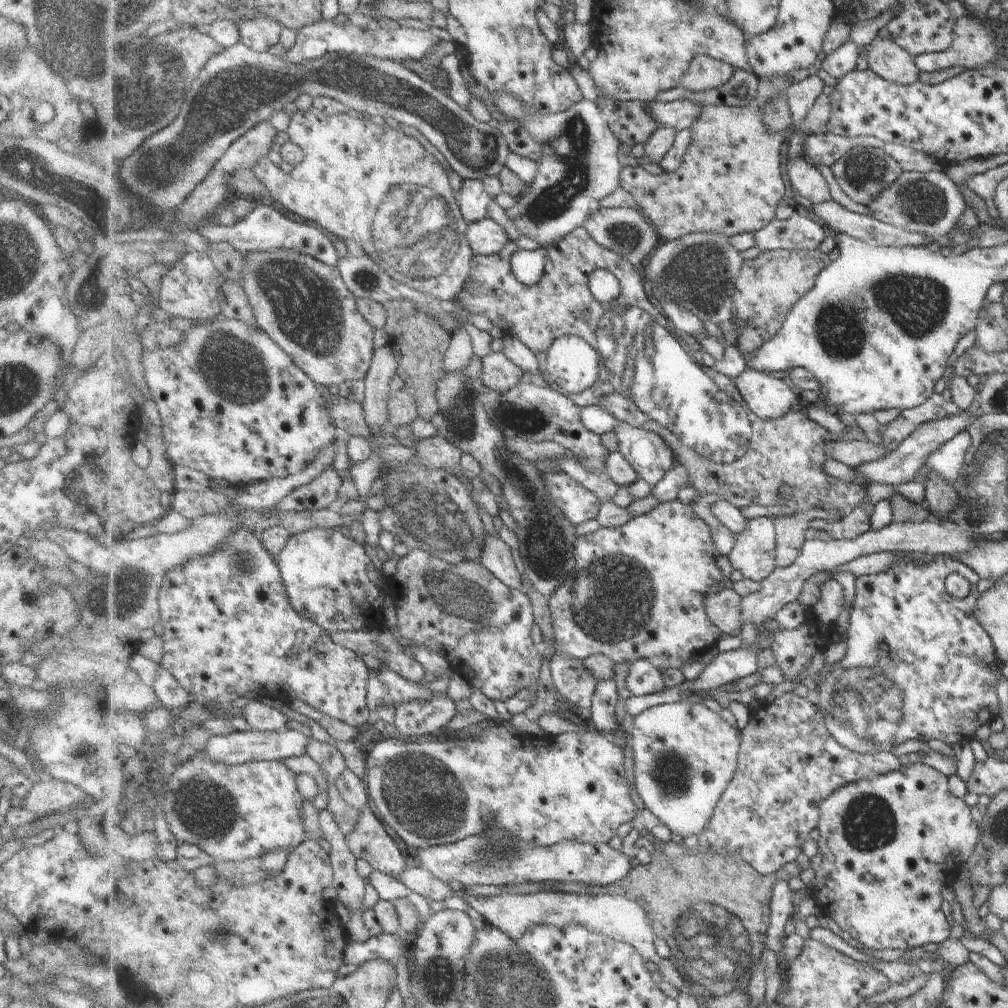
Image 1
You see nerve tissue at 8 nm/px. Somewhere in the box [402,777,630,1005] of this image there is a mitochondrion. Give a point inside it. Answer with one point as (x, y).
(497, 859)

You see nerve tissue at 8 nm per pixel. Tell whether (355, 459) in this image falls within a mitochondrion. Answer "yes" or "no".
no

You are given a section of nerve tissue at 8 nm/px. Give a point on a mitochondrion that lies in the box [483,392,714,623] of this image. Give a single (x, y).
(547, 553)

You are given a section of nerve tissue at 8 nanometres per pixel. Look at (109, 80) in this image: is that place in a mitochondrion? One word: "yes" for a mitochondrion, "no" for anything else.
yes

